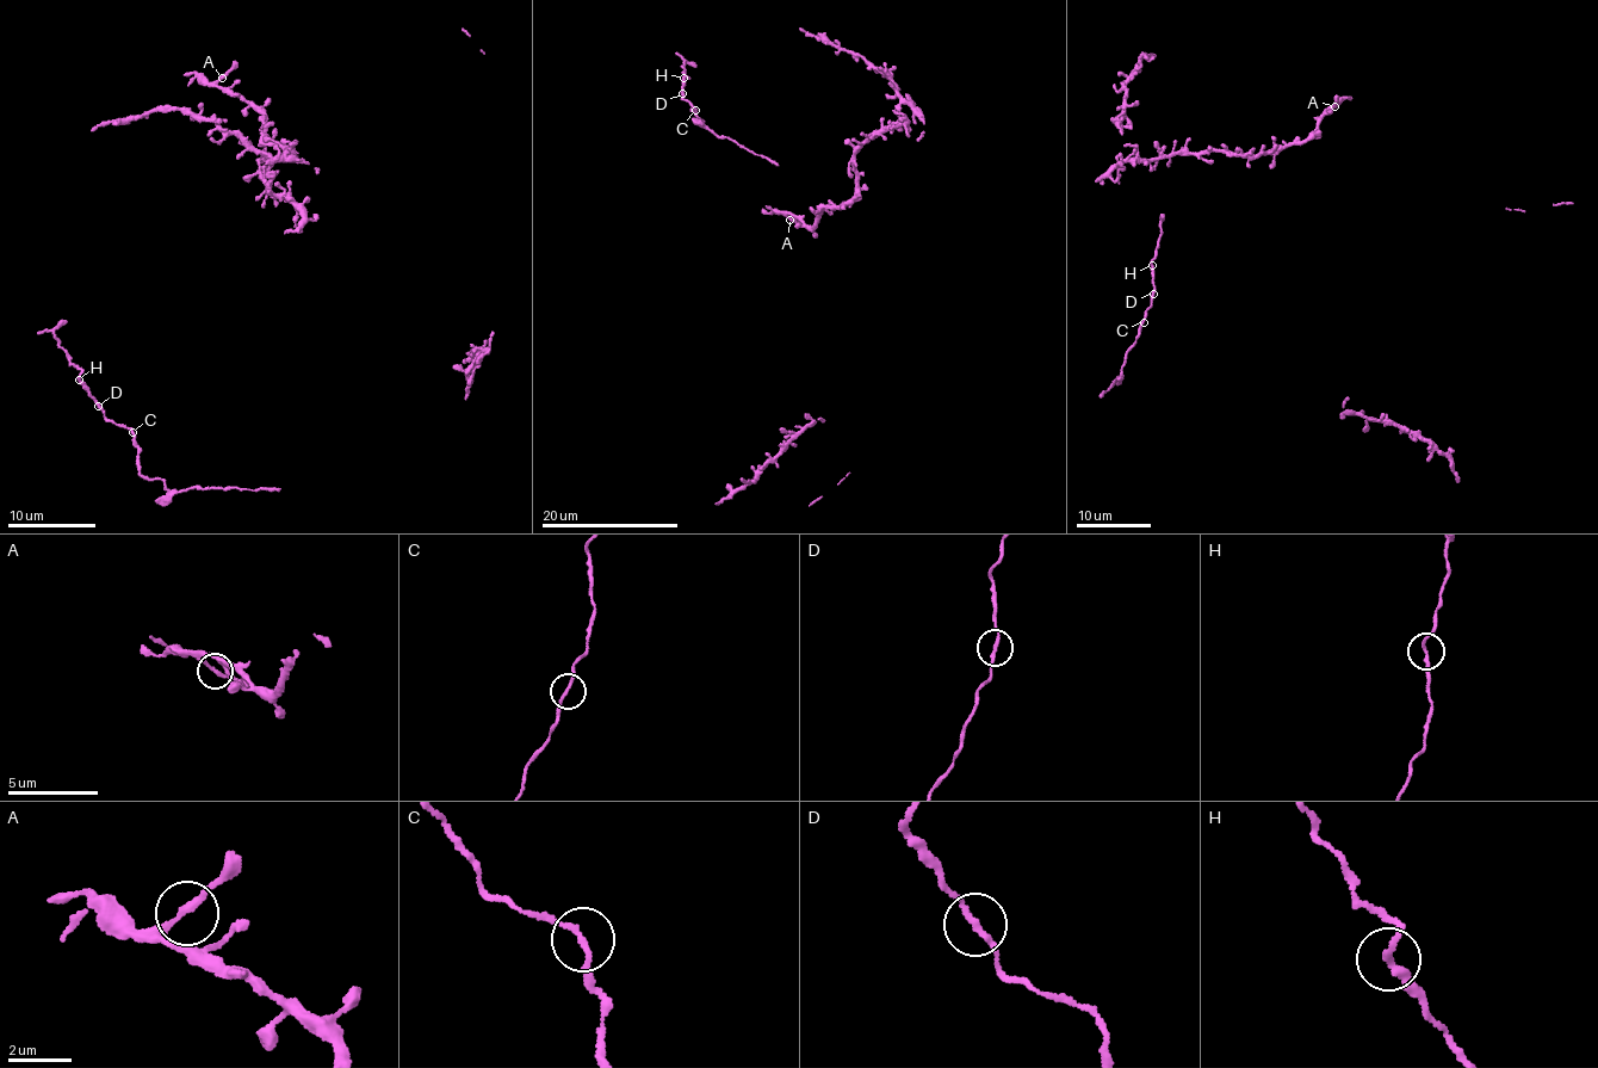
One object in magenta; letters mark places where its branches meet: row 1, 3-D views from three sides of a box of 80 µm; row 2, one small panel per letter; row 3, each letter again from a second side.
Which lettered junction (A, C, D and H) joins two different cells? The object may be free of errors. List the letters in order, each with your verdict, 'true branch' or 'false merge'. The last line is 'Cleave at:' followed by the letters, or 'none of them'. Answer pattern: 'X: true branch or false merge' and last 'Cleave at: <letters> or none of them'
A: true branch
C: true branch
D: true branch
H: true branch
Cleave at: none of them

